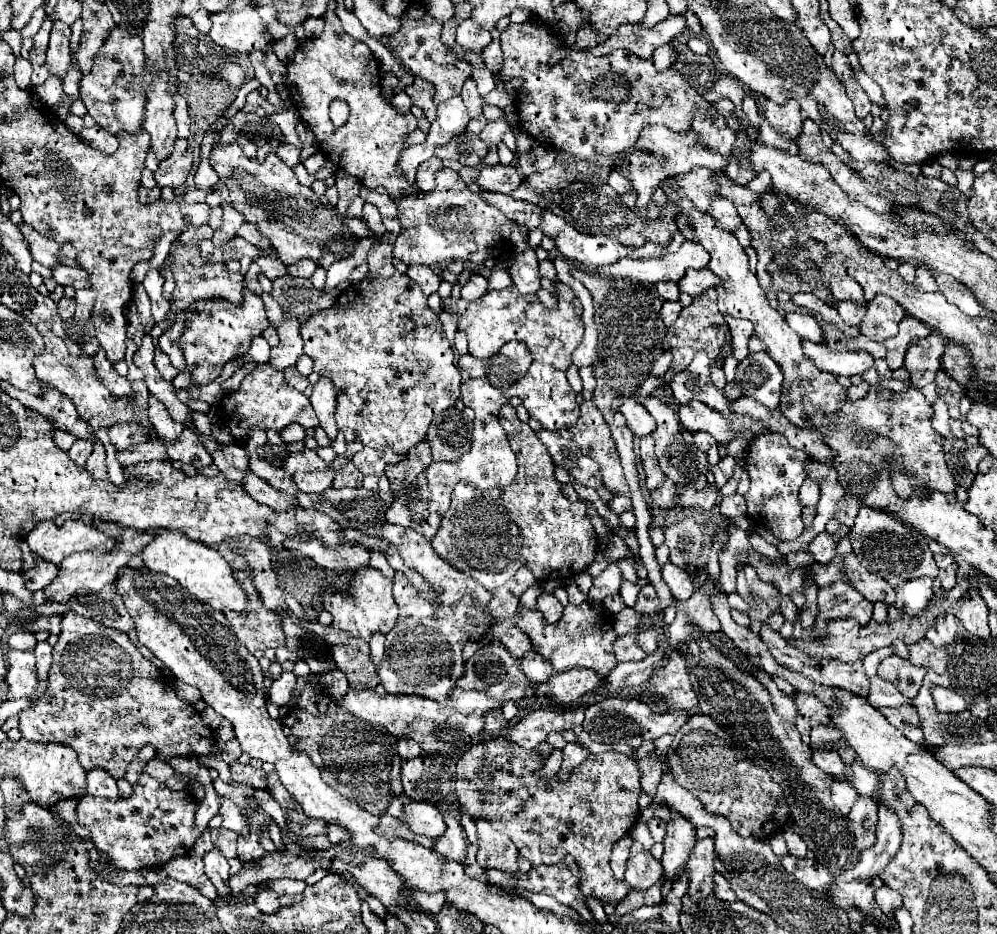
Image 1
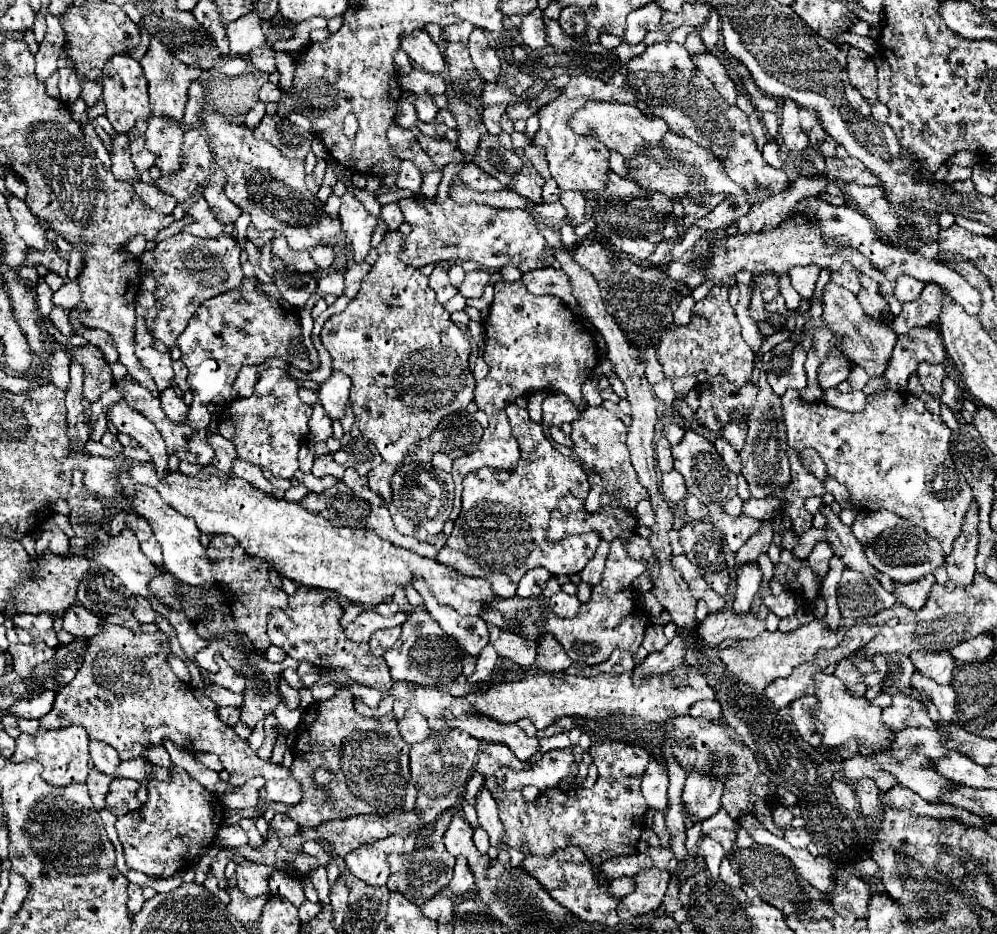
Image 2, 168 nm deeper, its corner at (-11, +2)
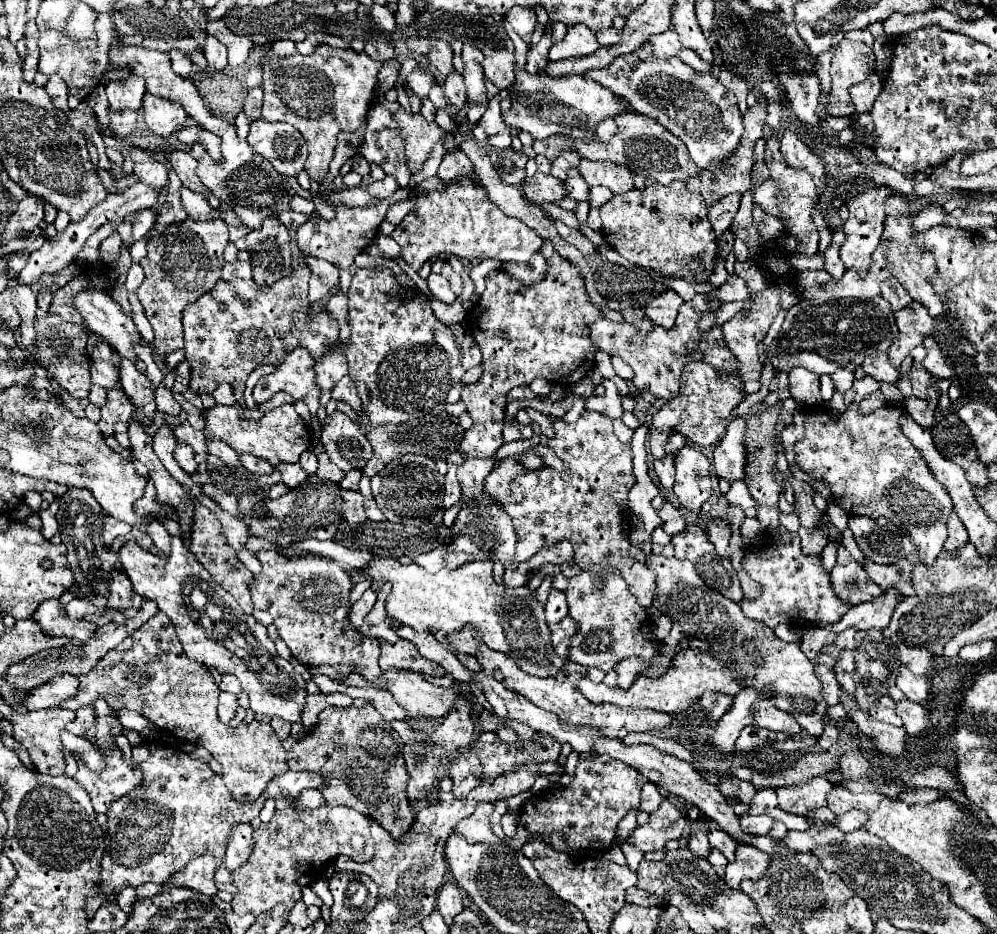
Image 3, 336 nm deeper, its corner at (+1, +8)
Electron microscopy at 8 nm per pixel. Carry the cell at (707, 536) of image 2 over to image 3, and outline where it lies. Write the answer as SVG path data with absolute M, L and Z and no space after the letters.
M688 523L684 531L672 537L672 545L674 545L674 557L692 561L702 581L706 581L706 585L710 585L724 597L730 597L732 601L742 599L742 589L736 571L732 569L728 559L716 553L714 545L708 539L708 531L704 527Z

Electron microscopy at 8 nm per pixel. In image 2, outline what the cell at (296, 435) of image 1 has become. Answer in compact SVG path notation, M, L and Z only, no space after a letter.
M316 403L310 419L310 439L314 443L320 443L320 441L326 441L328 437L332 437L332 419L326 415L322 405Z

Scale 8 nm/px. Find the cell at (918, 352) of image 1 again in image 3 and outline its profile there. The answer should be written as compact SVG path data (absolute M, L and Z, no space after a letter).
M916 363L914 369L910 369L910 379L912 379L912 389L914 389L914 397L926 397L926 387L932 383L932 375L924 369L922 363Z

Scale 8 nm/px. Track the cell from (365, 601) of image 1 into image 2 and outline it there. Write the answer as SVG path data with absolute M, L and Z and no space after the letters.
M364 611L346 627L346 637L358 643L366 643L374 631L396 627L396 625L402 625L404 621L406 621L406 613L384 617L384 615L378 615L376 611Z

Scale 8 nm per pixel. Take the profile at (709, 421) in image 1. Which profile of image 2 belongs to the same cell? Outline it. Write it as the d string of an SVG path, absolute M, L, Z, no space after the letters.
M792 389L784 393L782 407L784 407L784 423L788 429L790 447L794 447L796 451L814 447L820 453L828 475L834 477L838 483L842 483L848 489L850 497L862 509L894 511L898 517L908 519L916 527L922 527L930 537L934 537L942 545L944 557L952 553L952 543L960 535L962 519L966 515L966 509L974 501L974 495L964 475L958 471L948 453L952 431L946 427L940 415L932 415L926 409L922 399L918 399L912 393L878 391L868 395L864 411L846 413L822 401L802 403L798 393Z

